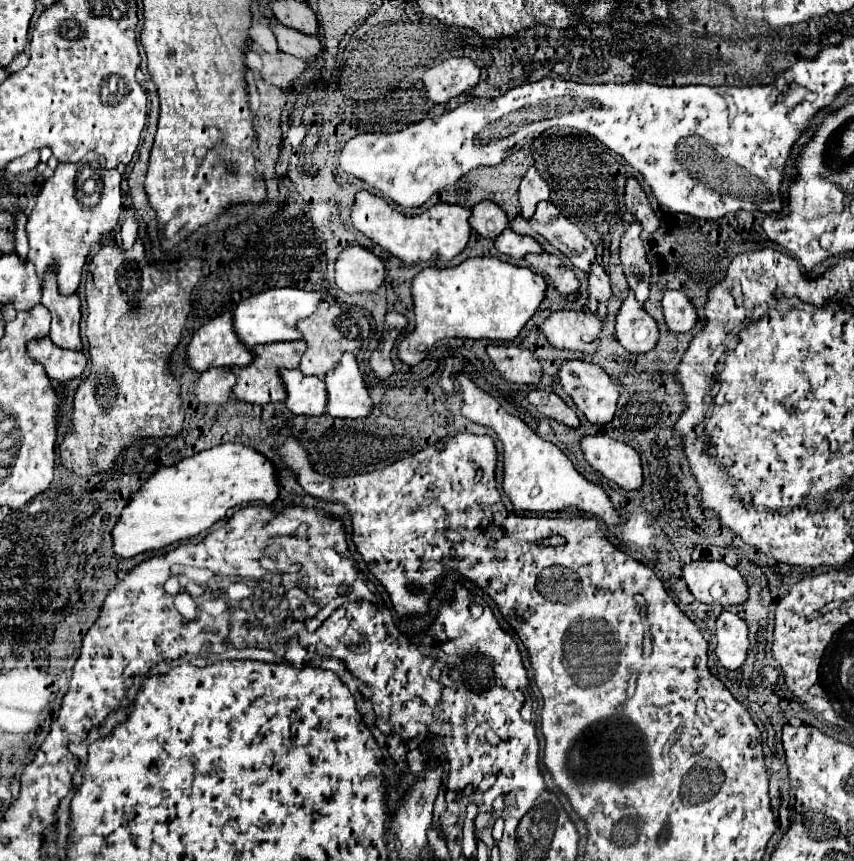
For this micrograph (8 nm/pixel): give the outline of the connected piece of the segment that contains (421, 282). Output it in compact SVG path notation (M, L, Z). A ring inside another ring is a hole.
M475 257L447 269L423 269L411 289L417 325L401 341L399 359L413 367L427 357L435 341L445 337L515 341L525 323L539 311L545 291L547 283L541 275L497 257Z

